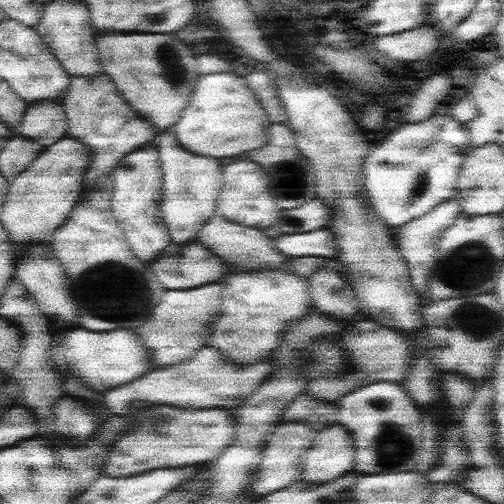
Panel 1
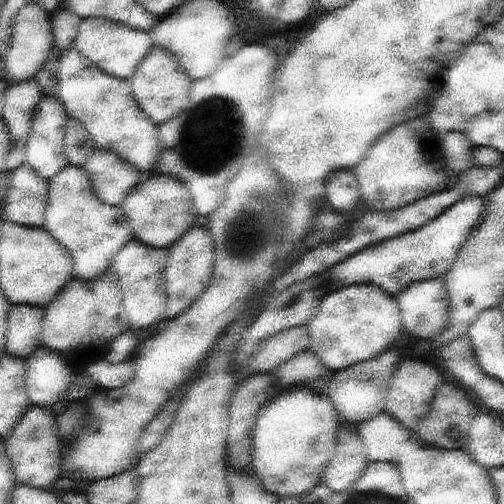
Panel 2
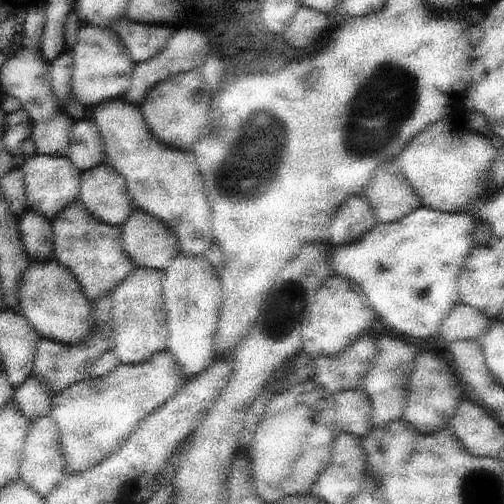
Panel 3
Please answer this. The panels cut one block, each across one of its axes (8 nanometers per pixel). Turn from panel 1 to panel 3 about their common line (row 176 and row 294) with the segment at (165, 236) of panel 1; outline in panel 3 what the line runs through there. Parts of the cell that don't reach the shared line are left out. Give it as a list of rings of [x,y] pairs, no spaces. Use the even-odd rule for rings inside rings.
[[[139,268],[117,286],[113,302],[113,322],[115,322],[115,356],[125,366],[139,366],[149,362],[155,354],[167,352],[169,342],[169,326],[167,326],[167,306],[163,304],[163,278],[167,278],[165,270]]]

